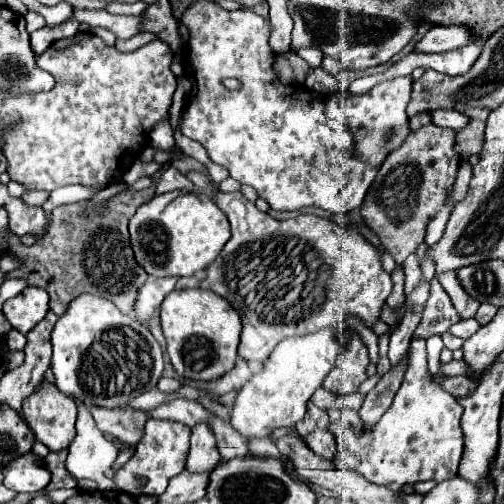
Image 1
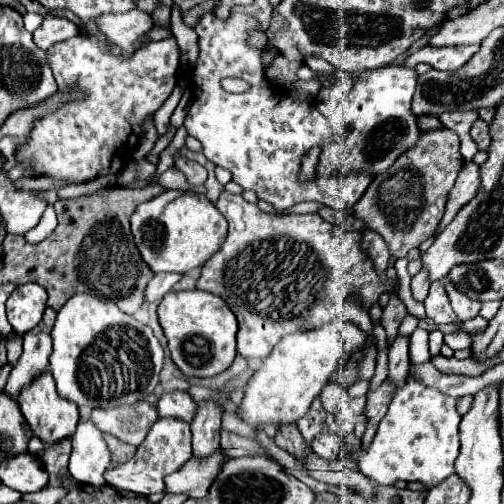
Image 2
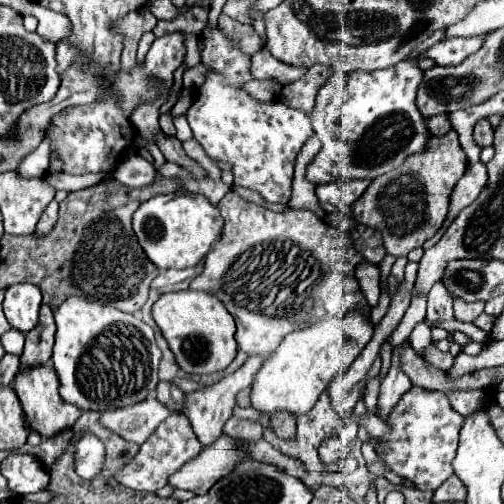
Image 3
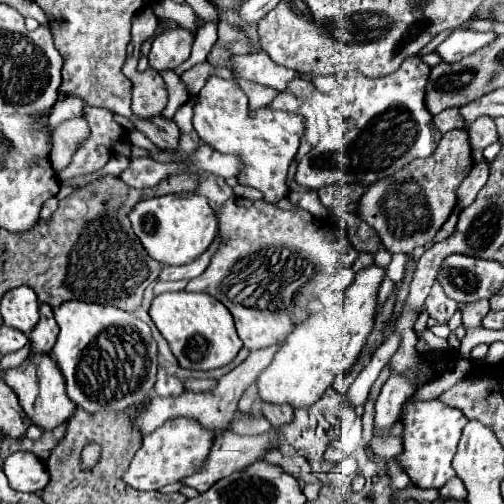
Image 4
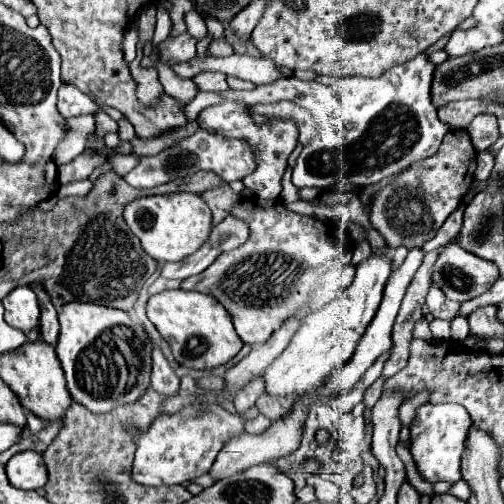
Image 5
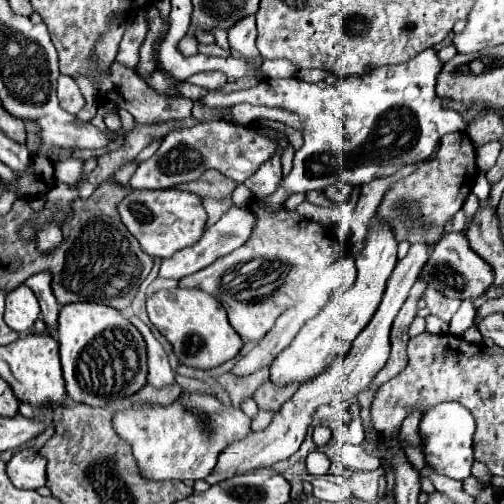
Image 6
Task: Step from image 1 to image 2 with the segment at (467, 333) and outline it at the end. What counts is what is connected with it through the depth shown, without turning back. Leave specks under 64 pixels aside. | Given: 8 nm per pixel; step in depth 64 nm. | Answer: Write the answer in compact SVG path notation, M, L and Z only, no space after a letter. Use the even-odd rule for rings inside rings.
M476 316L476 318L472 318L472 320L468 320L468 322L460 322L458 326L444 326L442 328L442 332L446 334L446 332L468 332L468 334L478 334L478 332L482 332L484 328L488 326L488 320L486 318L482 318L482 316Z

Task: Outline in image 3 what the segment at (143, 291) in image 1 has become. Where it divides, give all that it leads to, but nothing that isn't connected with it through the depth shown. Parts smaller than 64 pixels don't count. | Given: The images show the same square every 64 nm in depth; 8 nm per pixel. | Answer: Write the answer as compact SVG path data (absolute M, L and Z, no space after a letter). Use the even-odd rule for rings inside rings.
M202 262L196 266L196 268L186 268L186 270L160 270L158 278L152 282L152 288L160 288L160 286L166 286L166 284L176 284L176 282L182 282L186 278L194 278L198 276L198 272L202 270Z

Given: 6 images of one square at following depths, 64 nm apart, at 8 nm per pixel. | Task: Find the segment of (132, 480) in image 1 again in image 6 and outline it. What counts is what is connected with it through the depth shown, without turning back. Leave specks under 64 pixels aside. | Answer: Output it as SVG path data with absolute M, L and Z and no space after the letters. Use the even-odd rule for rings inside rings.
M186 392L168 406L132 404L114 412L112 416L116 434L132 444L142 476L152 480L206 478L216 466L220 452L228 444L242 440L252 432L250 422L252 418L248 418L244 412L236 412L232 404L222 404L216 394L200 392Z

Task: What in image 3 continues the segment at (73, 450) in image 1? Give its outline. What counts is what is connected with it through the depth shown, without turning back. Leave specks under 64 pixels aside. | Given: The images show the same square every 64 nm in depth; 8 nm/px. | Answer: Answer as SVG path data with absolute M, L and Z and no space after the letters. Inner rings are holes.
M82 436L76 444L76 472L82 478L94 478L104 464L104 446L96 436Z

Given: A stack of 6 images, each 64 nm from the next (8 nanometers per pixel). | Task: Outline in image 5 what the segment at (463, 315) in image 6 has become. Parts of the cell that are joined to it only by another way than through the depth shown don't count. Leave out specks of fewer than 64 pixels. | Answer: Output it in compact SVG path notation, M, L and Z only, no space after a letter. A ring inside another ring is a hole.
M457 316L450 323L451 338L462 342L470 334L467 316Z

